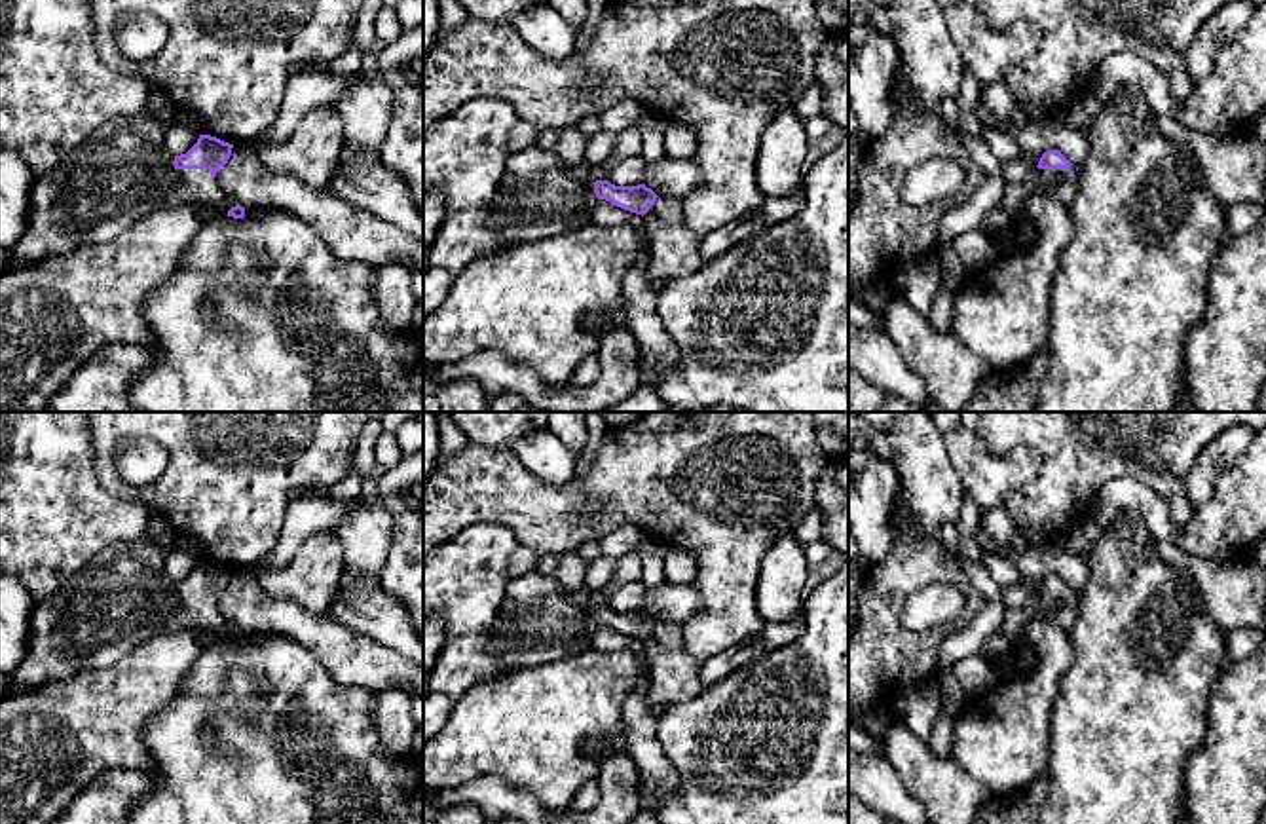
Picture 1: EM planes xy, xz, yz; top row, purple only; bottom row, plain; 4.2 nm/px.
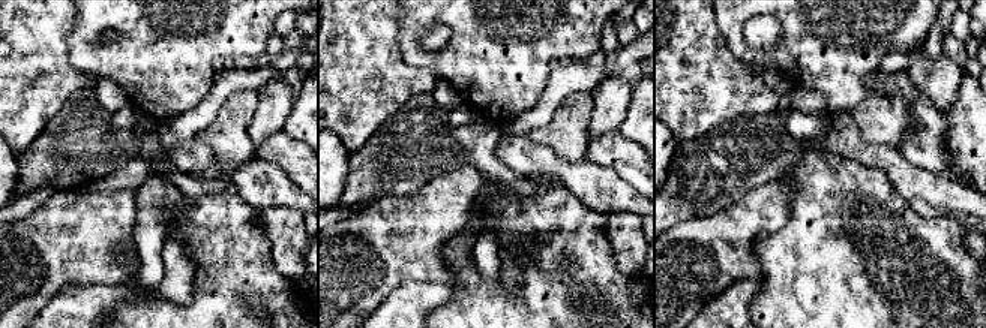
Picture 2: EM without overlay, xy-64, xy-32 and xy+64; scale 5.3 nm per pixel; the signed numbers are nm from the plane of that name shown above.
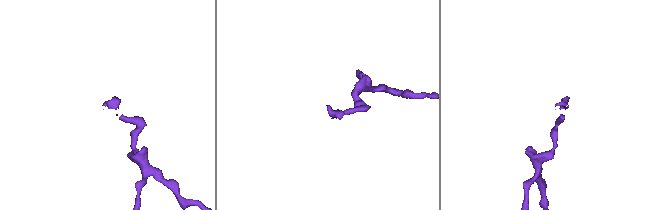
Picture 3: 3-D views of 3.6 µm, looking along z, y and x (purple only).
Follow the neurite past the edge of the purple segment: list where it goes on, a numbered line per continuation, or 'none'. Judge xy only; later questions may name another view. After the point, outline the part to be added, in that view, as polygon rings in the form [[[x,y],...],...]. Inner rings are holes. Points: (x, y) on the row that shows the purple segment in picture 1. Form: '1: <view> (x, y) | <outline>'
1: xy (124, 171) | [[[123,116],[106,122],[89,140],[70,152],[47,175],[36,177],[30,190],[28,228],[23,237],[0,249],[0,268],[19,260],[23,266],[66,254],[84,243],[102,243],[118,237],[142,216],[167,207],[195,203],[209,215],[224,215],[237,203],[220,188],[209,169],[177,169],[163,135],[167,125],[150,116]]]

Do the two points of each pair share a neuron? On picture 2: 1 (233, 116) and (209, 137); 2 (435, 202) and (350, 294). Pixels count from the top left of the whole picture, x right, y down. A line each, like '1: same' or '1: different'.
1: same
2: same

